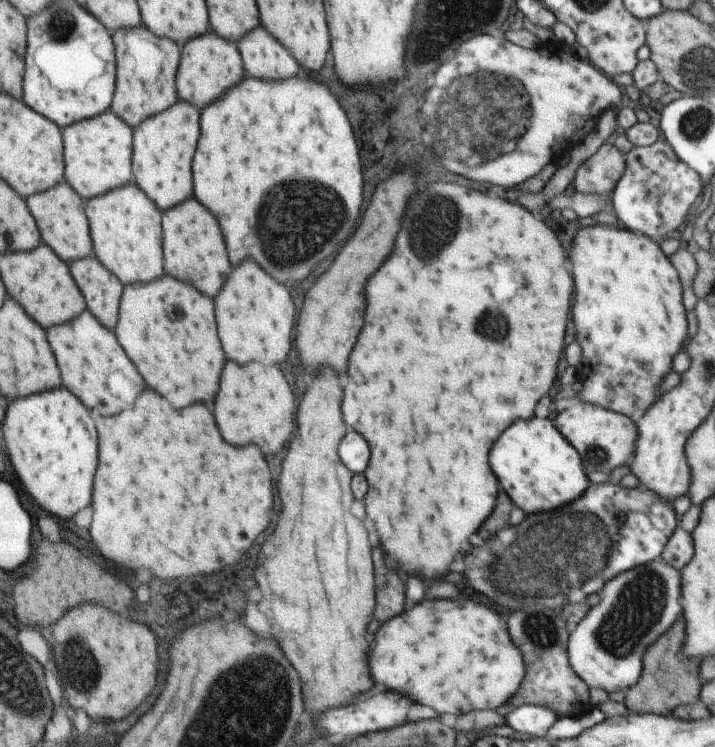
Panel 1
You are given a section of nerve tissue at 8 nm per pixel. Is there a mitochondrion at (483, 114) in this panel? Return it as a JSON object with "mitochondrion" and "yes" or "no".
{"mitochondrion":"yes"}

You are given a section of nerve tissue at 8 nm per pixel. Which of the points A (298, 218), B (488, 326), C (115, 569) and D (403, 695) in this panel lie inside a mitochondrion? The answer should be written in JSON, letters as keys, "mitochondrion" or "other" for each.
{"A":"mitochondrion","B":"mitochondrion","C":"other","D":"other"}

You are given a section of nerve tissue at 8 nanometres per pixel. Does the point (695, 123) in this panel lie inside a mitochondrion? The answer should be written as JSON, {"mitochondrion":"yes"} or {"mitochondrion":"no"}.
{"mitochondrion":"yes"}

